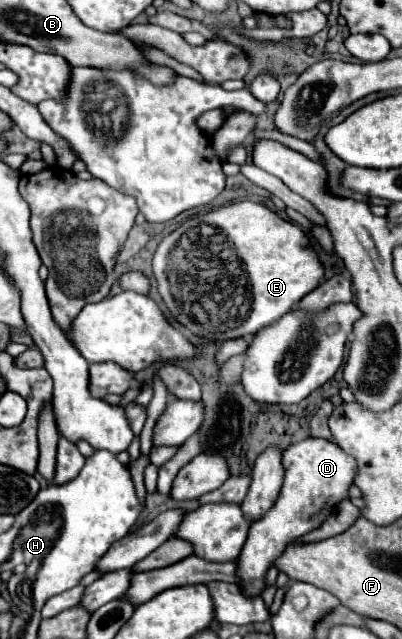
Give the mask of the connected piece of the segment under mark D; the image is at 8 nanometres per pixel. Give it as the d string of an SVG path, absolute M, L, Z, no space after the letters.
M308 437L298 443L292 443L282 457L286 477L278 499L272 509L258 521L252 523L248 541L238 557L238 575L244 585L242 591L250 593L250 597L260 595L264 589L264 577L270 569L272 561L282 555L288 543L306 535L310 529L316 529L324 523L324 519L334 511L334 507L348 499L348 489L354 483L356 461L354 457L342 453L334 441Z

